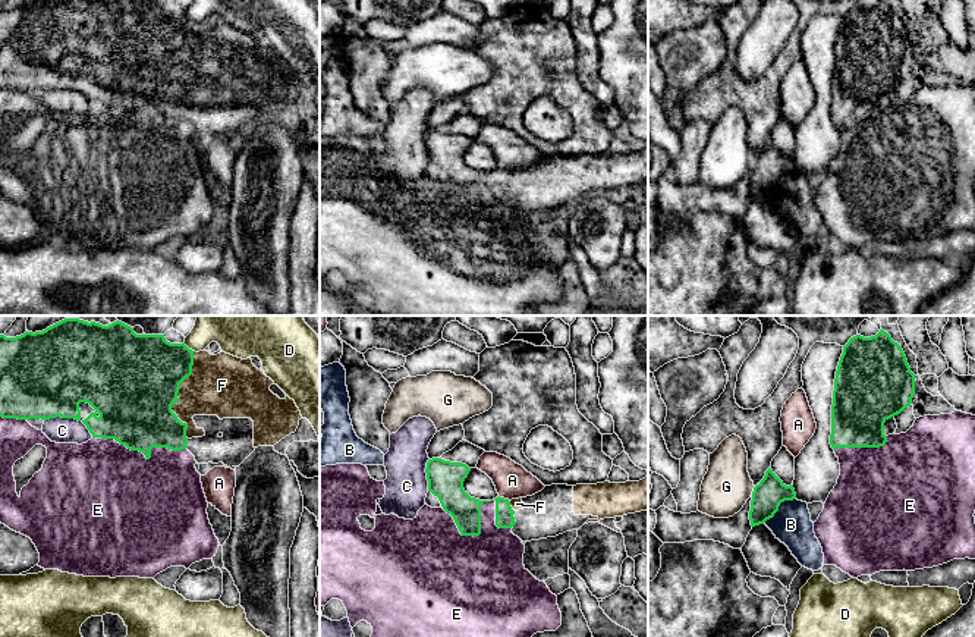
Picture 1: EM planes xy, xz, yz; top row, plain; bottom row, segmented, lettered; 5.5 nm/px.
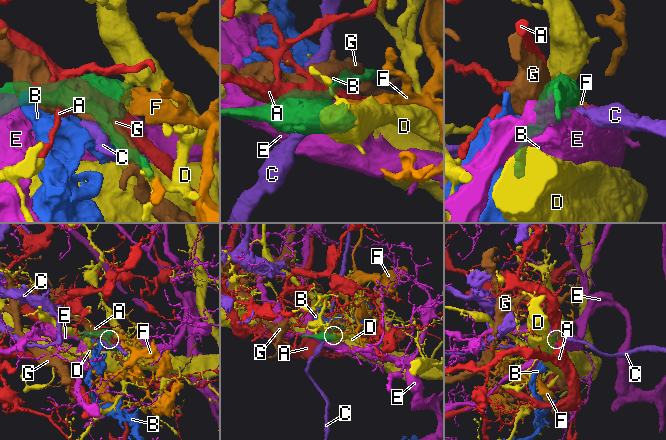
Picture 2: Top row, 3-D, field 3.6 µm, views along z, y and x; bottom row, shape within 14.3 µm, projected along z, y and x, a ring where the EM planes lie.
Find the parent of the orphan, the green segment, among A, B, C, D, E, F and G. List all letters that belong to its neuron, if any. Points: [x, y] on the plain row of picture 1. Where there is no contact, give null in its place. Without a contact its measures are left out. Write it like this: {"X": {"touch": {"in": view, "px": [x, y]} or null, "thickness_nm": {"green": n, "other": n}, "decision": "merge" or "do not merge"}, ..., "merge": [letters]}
{"A": {"touch": {"in": "xz", "px": [503, 169]}, "thickness_nm": {"green": 100, "other": 190}, "decision": "do not merge"}, "B": {"touch": {"in": "yz", "px": [777, 179]}, "thickness_nm": {"green": 160, "other": 220}, "decision": "do not merge"}, "C": {"touch": {"in": "xy", "px": [71, 88]}, "thickness_nm": {"green": 440, "other": 140}, "decision": "do not merge"}, "D": {"touch": {"in": "xy", "px": [188, 19]}, "thickness_nm": {"green": 380, "other": 140}, "decision": "do not merge"}, "E": {"touch": {"in": "xz", "px": [480, 187]}, "thickness_nm": {"green": 180, "other": 320}, "decision": "do not merge"}, "F": {"touch": {"in": "xy", "px": [176, 66]}, "thickness_nm": {"green": 500, "other": 340}, "decision": "merge"}, "G": {"touch": {"in": "yz", "px": [754, 162]}, "thickness_nm": {"green": 160, "other": 260}, "decision": "do not merge"}, "merge": ["F"]}

